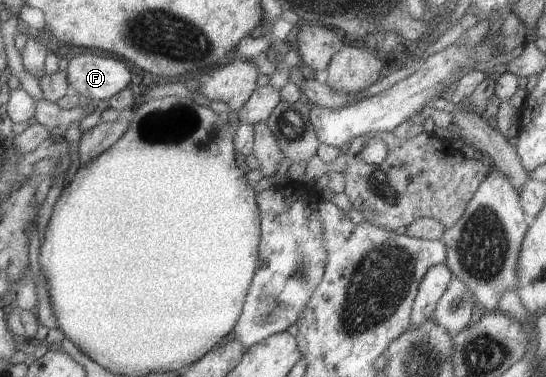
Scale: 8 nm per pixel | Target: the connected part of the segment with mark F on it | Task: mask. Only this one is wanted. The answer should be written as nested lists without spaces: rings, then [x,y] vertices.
[[[86,53],[78,54],[76,57],[69,56],[69,60],[64,71],[69,91],[80,95],[85,101],[108,99],[111,95],[124,89],[128,85],[130,77],[132,77],[128,67],[122,61],[118,61],[118,59],[111,56],[100,57],[100,55]]]

